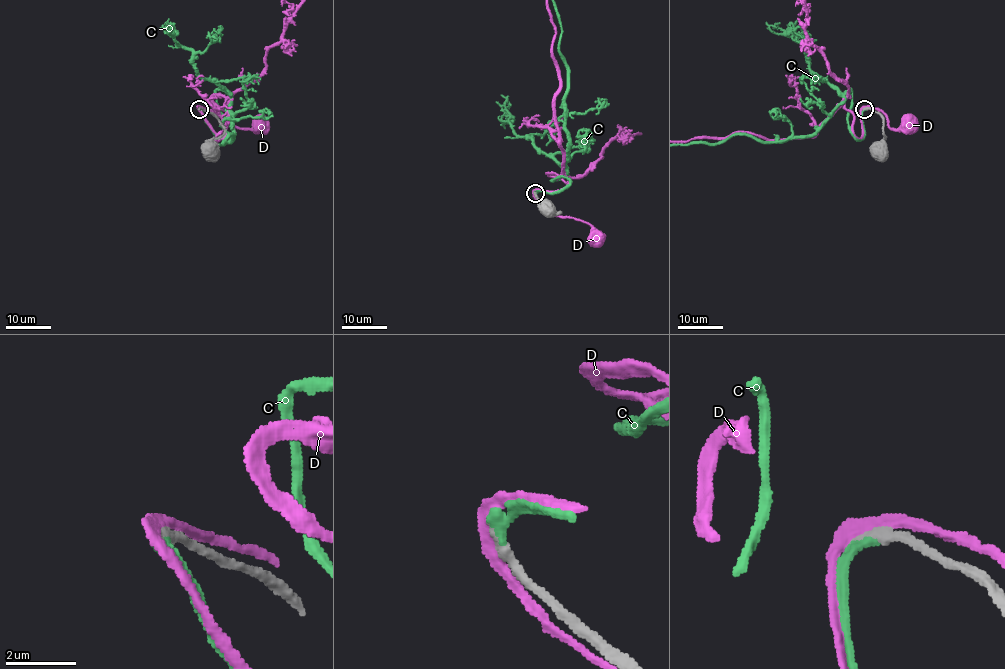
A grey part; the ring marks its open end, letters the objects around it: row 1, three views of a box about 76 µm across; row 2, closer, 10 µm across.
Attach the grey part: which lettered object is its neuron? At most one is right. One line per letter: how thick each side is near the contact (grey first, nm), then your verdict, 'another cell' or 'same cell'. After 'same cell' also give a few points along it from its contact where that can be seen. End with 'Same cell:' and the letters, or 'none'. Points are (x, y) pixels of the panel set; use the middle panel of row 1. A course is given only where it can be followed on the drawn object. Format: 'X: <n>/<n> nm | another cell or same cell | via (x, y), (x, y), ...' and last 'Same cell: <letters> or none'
C: 360/320 nm | same cell
D: 360/320 nm | another cell
Same cell: C

